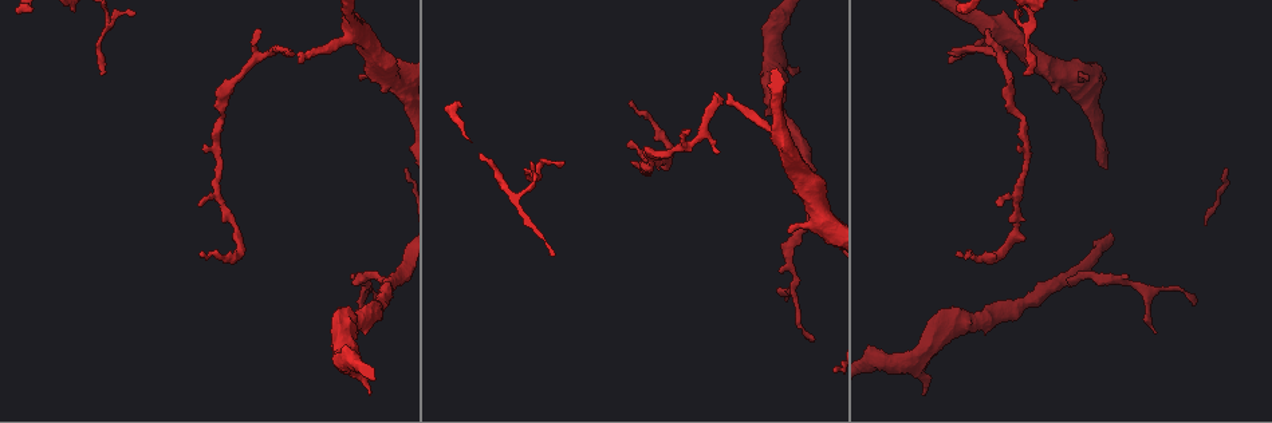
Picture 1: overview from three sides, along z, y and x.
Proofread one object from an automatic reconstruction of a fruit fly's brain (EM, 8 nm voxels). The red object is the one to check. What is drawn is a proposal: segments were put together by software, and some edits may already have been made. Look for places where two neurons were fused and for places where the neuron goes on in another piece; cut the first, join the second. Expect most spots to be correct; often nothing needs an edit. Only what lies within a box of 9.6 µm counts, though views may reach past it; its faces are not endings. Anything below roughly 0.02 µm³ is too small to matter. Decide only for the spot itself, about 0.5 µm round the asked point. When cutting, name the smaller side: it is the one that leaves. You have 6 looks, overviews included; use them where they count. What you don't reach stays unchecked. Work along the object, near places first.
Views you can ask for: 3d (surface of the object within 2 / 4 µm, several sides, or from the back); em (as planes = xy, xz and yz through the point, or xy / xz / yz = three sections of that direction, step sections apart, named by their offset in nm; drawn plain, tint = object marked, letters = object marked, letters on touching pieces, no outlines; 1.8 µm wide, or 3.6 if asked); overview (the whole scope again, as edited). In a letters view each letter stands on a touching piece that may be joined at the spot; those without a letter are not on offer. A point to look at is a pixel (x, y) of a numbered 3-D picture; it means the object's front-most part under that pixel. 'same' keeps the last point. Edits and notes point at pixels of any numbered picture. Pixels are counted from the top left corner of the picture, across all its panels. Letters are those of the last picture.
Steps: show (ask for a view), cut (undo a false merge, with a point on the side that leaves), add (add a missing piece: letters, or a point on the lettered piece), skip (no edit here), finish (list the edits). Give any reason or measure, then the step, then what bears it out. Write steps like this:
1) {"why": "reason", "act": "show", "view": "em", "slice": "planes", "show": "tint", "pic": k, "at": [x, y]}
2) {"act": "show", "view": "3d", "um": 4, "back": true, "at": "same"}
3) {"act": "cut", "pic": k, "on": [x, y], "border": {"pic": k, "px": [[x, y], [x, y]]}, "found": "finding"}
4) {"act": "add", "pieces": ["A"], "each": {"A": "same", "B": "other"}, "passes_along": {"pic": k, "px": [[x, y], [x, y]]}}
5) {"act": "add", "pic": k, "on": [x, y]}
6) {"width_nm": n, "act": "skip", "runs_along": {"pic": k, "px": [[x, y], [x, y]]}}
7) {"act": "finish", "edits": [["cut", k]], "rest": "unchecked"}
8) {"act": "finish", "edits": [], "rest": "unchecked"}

{"why": "free end", "act": "show", "view": "em", "slice": "xy", "step": 8, "show": "tint", "pic": 1, "at": [686, 131]}

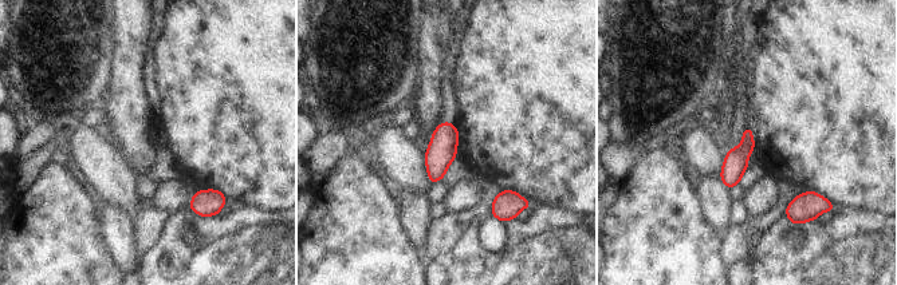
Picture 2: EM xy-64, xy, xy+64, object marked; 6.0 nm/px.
{"why": "cut it another way", "act": "show", "view": "em", "slice": "planes", "show": "letters", "at": "same"}

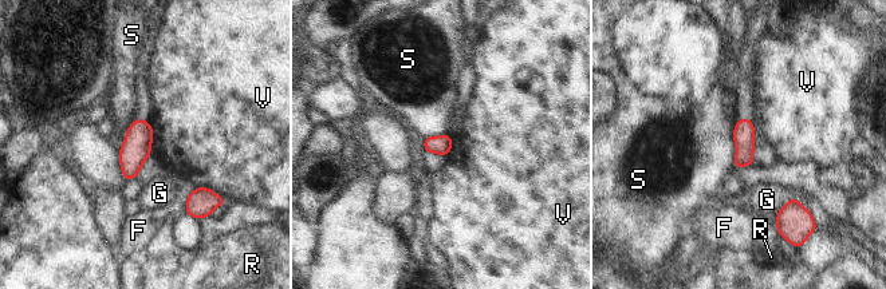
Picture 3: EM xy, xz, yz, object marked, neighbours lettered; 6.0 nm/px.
{"longest_contact_nm": ["S", 260], "act": "skip", "each": {"F": "other", "G": "other", "R": "other", "S": "other", "V": "other"}, "border": {"pic": 3, "px": [[735, 126], [735, 159], [732, 167]]}, "found": "no lettered piece goes on from it"}

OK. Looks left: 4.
{"why": "abrupt turn", "act": "show", "view": "3d", "um": 4, "back": true, "pic": 1, "at": [1145, 290]}

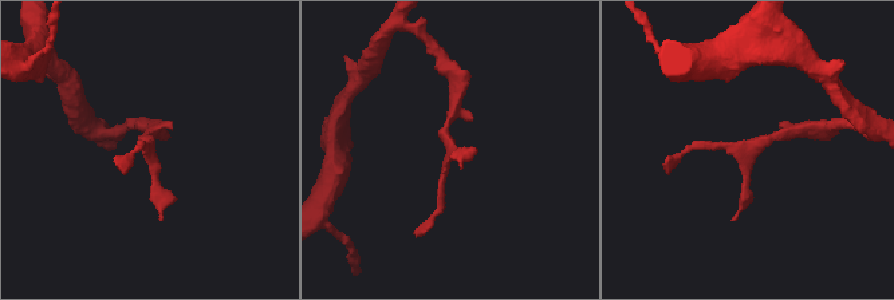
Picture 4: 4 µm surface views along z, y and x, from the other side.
{"act": "show", "view": "em", "slice": "xy", "step": 16, "show": "tint", "pic": 4, "at": [748, 147]}

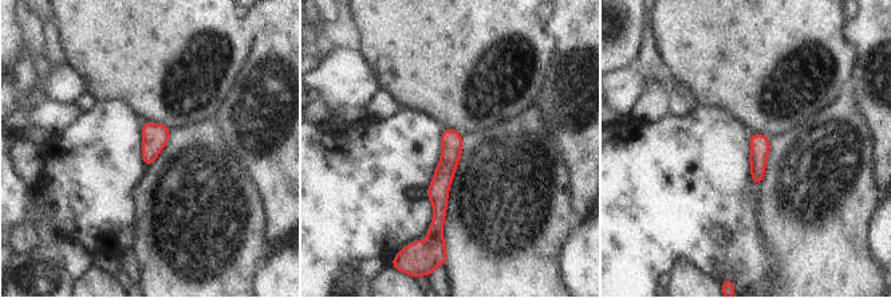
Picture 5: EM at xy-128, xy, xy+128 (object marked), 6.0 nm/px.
{"why": "another direction", "act": "show", "view": "em", "slice": "planes", "show": "letters", "at": "same"}

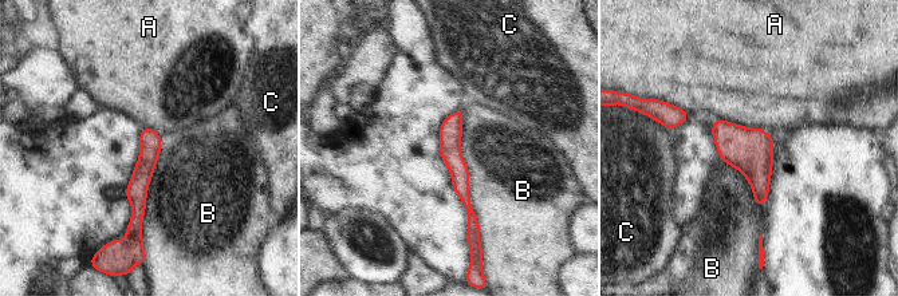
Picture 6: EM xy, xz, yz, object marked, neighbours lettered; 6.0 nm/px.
{"act": "skip", "each": {"A": "other", "B": "other", "C": "other"}, "found": "one neuron here"}

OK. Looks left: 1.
{"why": "an open end", "act": "show", "view": "em", "slice": "planes", "show": "letters", "pic": 1, "at": [799, 68]}

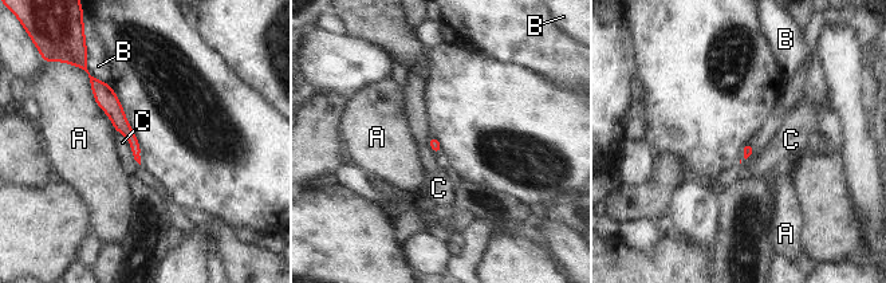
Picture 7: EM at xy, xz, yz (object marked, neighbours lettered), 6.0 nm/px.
{"act": "skip", "each": {"A": "other", "B": "other", "C": "other"}, "border": {"pic": 7, "px": [[115, 129], [130, 145]]}, "found": "no lettered piece goes on from it"}

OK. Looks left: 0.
{"act": "finish", "edits": [], "rest": "unchecked"}

